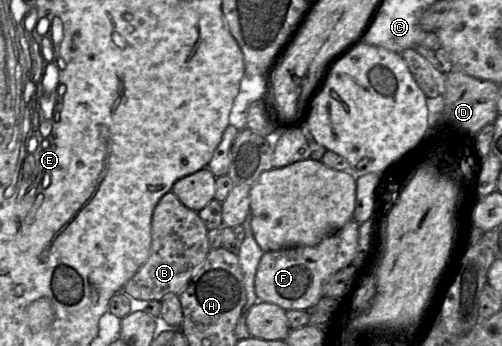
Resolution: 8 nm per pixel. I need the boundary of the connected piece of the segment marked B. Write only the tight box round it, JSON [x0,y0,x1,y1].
[123,191,210,301]

